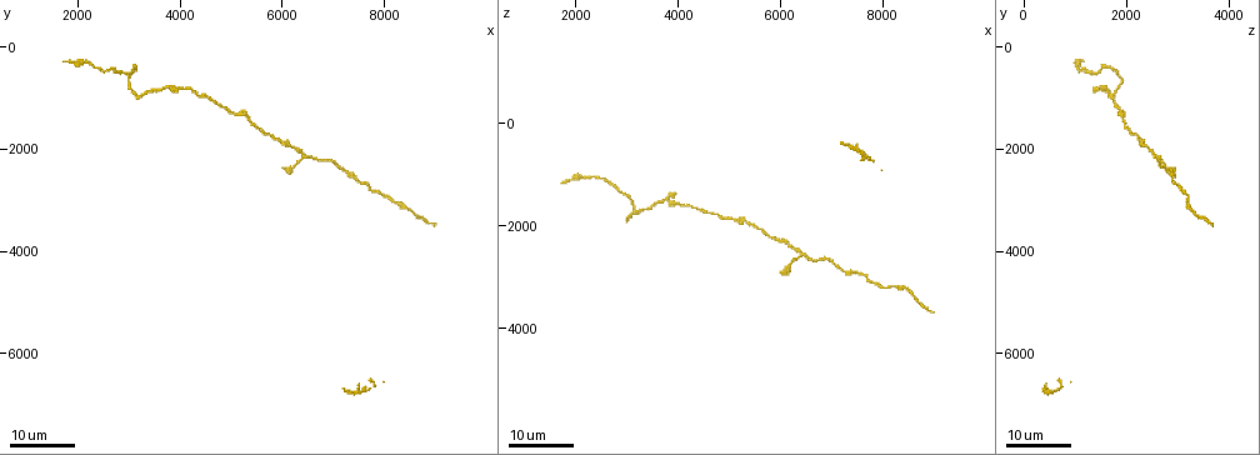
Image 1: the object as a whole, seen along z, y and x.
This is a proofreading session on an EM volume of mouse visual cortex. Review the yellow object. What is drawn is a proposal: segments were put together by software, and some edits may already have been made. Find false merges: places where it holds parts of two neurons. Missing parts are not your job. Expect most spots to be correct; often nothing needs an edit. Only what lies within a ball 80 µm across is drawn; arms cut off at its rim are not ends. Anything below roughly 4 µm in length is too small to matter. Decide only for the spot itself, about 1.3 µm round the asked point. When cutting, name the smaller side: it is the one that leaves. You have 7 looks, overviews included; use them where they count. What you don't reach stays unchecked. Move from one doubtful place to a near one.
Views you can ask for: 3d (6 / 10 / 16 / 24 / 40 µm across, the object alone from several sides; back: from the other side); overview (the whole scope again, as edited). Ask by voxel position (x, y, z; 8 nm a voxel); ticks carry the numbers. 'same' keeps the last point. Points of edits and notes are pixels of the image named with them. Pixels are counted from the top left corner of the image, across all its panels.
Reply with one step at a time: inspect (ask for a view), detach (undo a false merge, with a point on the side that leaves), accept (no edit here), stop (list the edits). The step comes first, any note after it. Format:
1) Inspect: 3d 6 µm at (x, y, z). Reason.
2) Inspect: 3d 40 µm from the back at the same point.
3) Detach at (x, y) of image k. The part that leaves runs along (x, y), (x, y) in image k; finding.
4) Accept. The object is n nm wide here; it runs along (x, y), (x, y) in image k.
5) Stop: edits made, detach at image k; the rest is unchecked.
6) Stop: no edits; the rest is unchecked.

Inspect: 3d 24 µm at (3800, 800, 1500). Thin arm on a thick one.

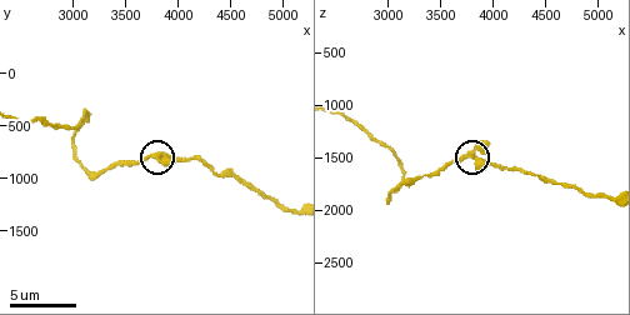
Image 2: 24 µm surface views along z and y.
Inspect: 3d 6 µm at (3780, 800, 1500).

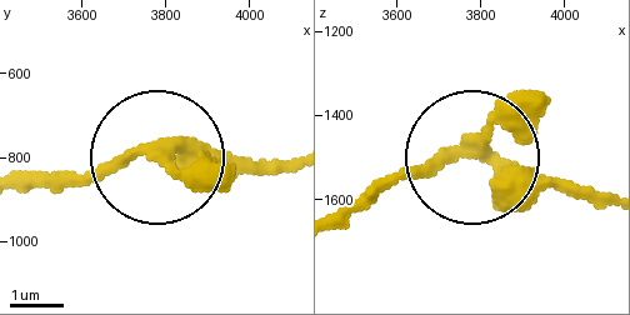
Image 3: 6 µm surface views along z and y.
Inspect: 3d 6 µm from the back at (3780, 785, 1485).

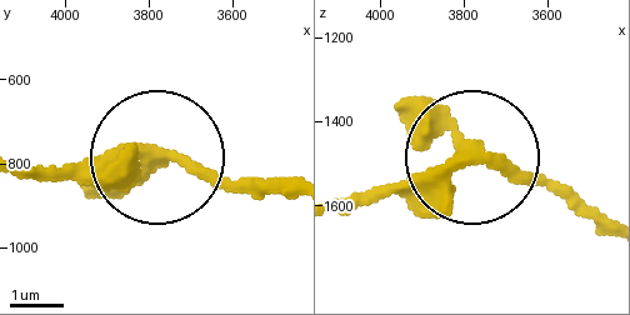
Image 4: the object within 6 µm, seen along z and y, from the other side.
Accept. It runs along (29, 174), (178, 161), (266, 183) in image 4; all the same neuron.

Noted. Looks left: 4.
Inspect: 3d 6 µm at (3100, 900, 1800). Thick turns thin.

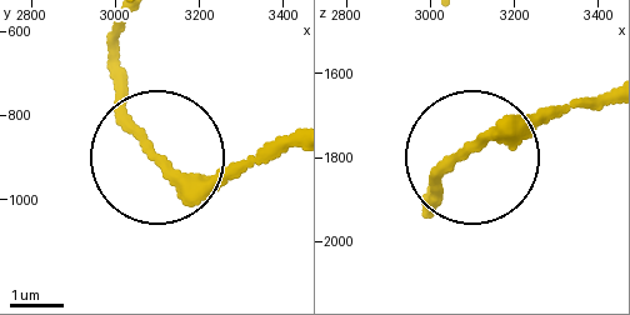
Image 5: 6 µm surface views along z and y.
Detach at (136, 136) of image 5. The object is 180 nm wide here; a second neuron is stuck on.

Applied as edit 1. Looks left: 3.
Inspect: 3d 24 µm at (6400, 2150, 2550). Branch point.

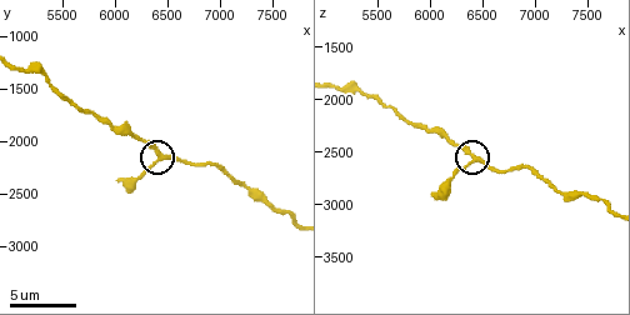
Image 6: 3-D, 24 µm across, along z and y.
Inspect: 3d 6 µm at (6400, 2180, 2560).

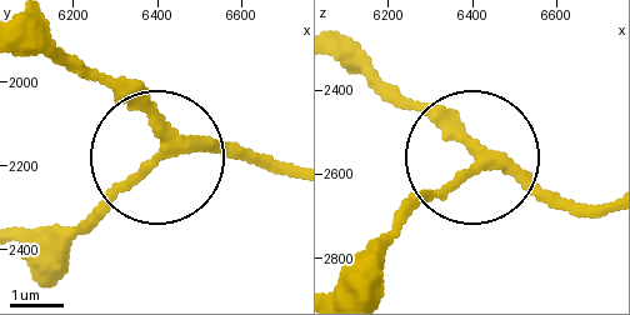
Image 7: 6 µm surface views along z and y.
Accept. 3 arms meet here; it runs along (286, 166), (165, 153), (76, 229) in image 7; all the same neuron.

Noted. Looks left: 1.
Stop: edits made, detach at image 5; the rest is unchecked.

